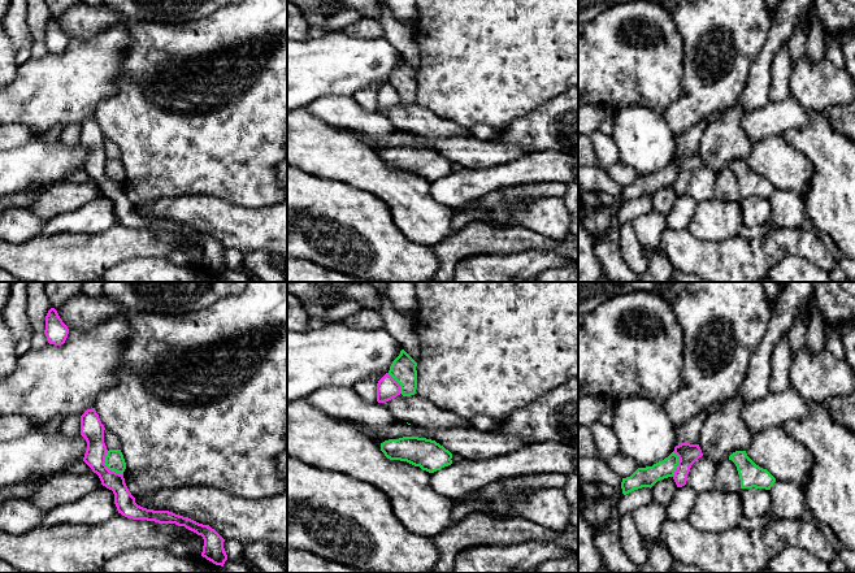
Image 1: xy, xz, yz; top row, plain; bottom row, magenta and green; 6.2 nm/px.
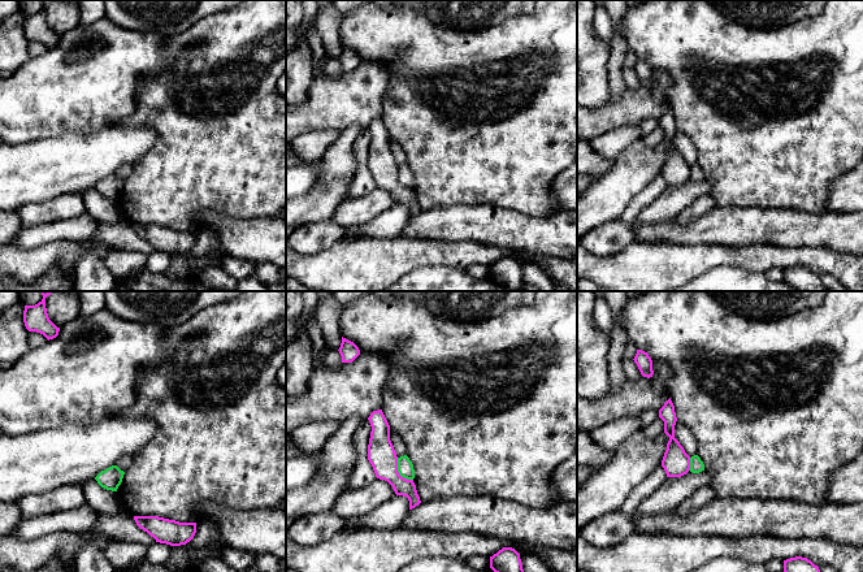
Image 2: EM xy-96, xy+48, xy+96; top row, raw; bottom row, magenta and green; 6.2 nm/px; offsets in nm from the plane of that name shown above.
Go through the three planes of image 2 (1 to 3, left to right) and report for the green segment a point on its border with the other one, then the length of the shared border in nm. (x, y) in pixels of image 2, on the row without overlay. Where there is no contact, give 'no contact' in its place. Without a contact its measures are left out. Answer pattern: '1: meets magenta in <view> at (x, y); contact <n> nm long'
1: no contact
2: meets magenta in xy+48 at (398, 181); contact 170 nm long
3: meets magenta in xy+96 at (689, 173); contact 80 nm long

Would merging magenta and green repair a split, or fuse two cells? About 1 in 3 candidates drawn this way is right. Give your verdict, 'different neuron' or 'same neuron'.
different neuron

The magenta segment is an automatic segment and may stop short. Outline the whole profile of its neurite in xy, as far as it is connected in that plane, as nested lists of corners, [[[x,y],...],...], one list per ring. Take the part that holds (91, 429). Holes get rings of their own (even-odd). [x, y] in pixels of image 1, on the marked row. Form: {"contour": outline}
{"contour": [[[95,408],[87,409],[81,416],[81,435],[87,442],[83,461],[96,473],[101,485],[114,494],[114,504],[118,513],[133,520],[147,520],[159,524],[175,524],[201,535],[204,539],[201,556],[216,565],[223,567],[227,555],[223,548],[225,539],[209,525],[199,524],[188,517],[169,511],[147,509],[135,503],[129,491],[123,474],[112,472],[105,465],[107,446],[104,443],[104,425]]]}

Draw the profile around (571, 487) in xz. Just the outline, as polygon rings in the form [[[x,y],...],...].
[[[578,469],[573,470],[568,477],[564,491],[572,507],[570,525],[578,528]]]

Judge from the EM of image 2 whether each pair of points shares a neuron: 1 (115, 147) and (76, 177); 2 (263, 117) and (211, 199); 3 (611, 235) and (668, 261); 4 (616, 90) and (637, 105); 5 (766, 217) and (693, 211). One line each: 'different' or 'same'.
1: same
2: same
3: different
4: different
5: different

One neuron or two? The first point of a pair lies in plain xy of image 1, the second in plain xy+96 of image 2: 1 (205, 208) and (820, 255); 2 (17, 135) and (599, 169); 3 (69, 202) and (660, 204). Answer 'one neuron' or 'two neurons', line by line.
1: two neurons
2: two neurons
3: one neuron

